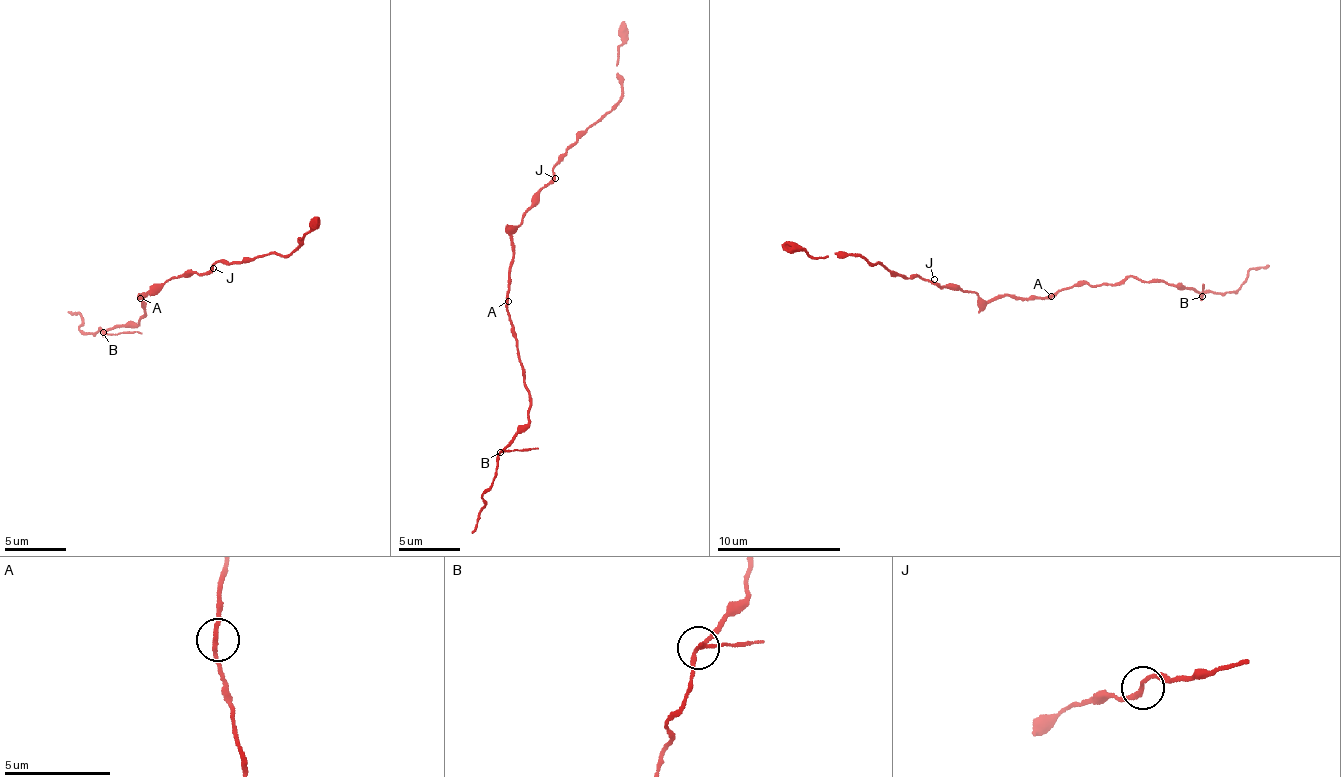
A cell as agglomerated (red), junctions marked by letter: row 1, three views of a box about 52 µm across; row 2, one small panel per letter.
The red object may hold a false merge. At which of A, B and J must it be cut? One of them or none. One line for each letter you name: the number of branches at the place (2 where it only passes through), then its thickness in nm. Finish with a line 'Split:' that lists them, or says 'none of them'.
B: 3 branches meet; 180 nm thick
Split: B

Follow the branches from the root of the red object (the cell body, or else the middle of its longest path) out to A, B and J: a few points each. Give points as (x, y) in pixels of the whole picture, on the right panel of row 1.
A: (1018, 296), (1048, 298), (1051, 296)
B: (1018, 296), (1051, 299), (1070, 286), (1111, 287), (1131, 276), (1147, 282), (1168, 281), (1201, 296)
J: (1018, 296), (997, 294), (982, 299), (975, 293), (943, 287), (934, 279)

